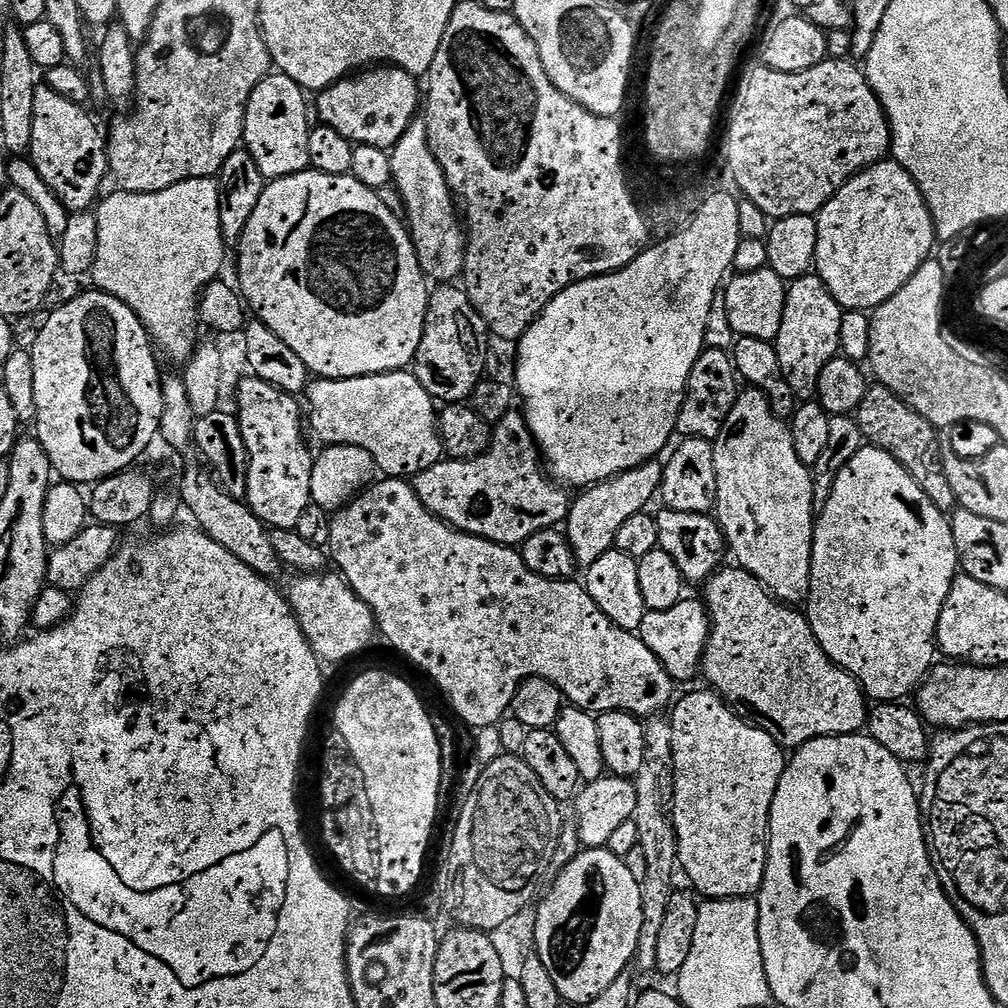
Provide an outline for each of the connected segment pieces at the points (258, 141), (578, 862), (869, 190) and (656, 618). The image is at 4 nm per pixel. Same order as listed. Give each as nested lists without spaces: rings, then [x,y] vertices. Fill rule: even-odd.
[[[270,74],[256,87],[254,94],[248,99],[248,109],[244,119],[243,147],[254,154],[254,162],[258,162],[258,170],[262,170],[265,181],[271,182],[278,178],[286,178],[290,174],[309,171],[310,168],[310,134],[314,120],[308,117],[310,100],[305,89],[298,82],[283,74]]]
[[[584,848],[572,862],[551,881],[552,889],[543,893],[538,907],[535,955],[542,958],[554,986],[558,986],[561,997],[572,1004],[587,1006],[620,974],[633,963],[636,949],[640,947],[640,935],[644,925],[642,914],[641,883],[626,866],[623,858],[603,848]]]
[[[885,158],[872,164],[846,181],[832,199],[824,203],[816,216],[818,250],[814,265],[815,275],[830,290],[830,294],[845,310],[874,310],[882,306],[933,255],[938,244],[932,211],[924,200],[920,187],[911,174],[894,159]]]
[[[685,598],[678,606],[670,606],[670,610],[645,611],[639,637],[646,646],[650,646],[650,654],[662,662],[666,674],[670,674],[673,682],[692,680],[699,677],[704,663],[704,649],[708,647],[708,636],[712,633],[712,622],[703,599]]]

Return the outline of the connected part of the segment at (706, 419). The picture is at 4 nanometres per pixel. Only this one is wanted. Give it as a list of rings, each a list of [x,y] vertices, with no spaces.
[[[705,347],[692,371],[688,392],[676,423],[679,435],[715,442],[722,434],[726,418],[730,410],[734,410],[734,402],[738,402],[741,391],[742,381],[736,370],[733,353]]]

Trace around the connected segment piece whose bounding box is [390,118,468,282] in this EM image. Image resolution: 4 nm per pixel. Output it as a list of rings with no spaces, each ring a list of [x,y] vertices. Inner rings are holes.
[[[420,118],[413,120],[406,134],[391,149],[390,155],[394,188],[400,191],[404,199],[404,208],[408,211],[406,224],[411,231],[412,244],[416,247],[418,262],[425,277],[432,282],[459,281],[468,249],[466,228],[458,215],[458,204],[452,188],[428,140],[427,123]]]

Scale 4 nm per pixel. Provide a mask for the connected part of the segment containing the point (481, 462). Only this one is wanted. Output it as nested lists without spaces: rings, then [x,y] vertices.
[[[516,410],[508,412],[506,418],[494,425],[492,444],[481,456],[473,460],[445,458],[430,466],[430,470],[422,470],[422,474],[411,477],[410,483],[427,512],[445,520],[451,528],[481,536],[495,544],[523,545],[524,540],[538,534],[538,530],[563,525],[568,518],[569,493],[546,471],[532,431],[528,429],[524,416]]]

